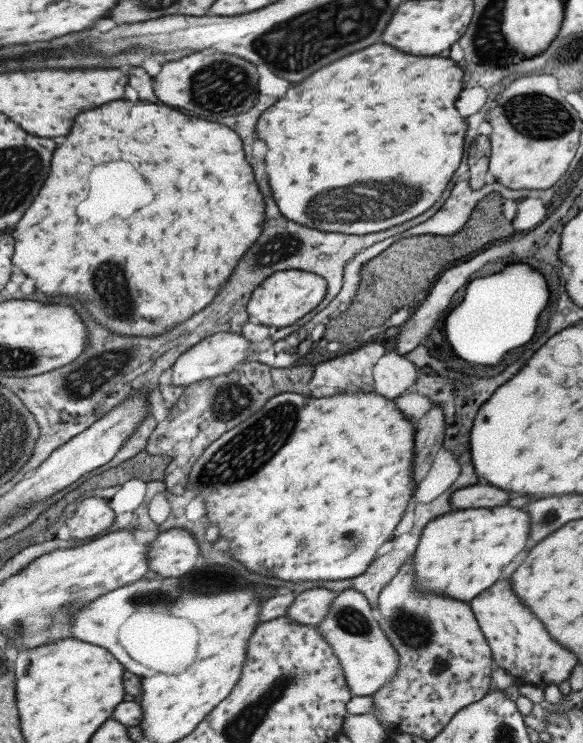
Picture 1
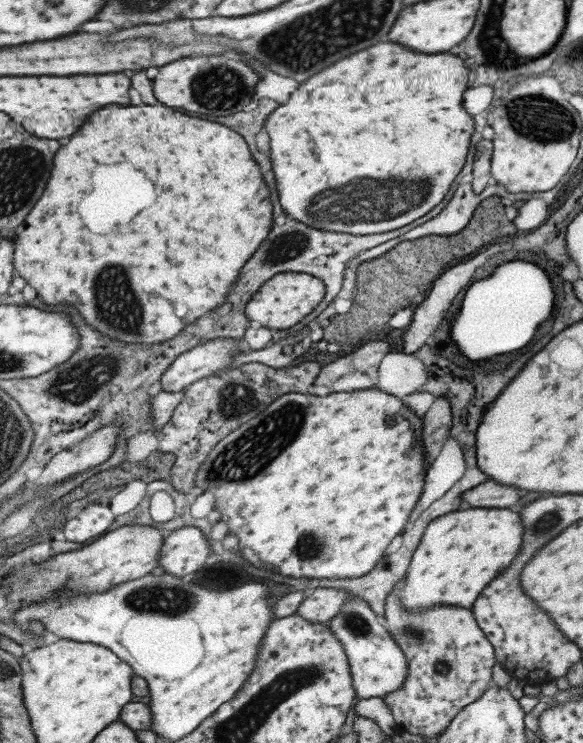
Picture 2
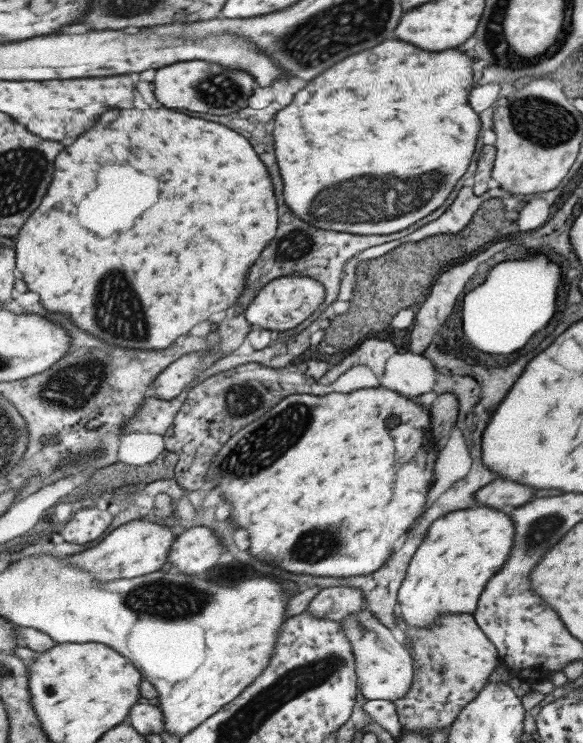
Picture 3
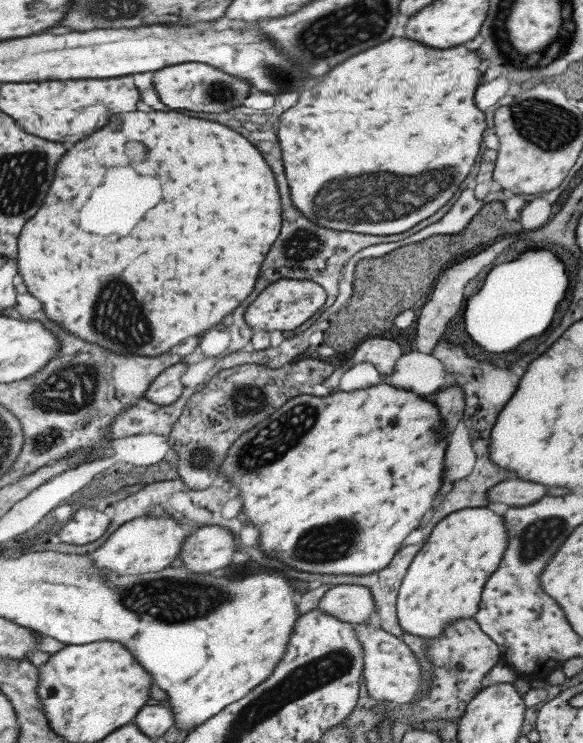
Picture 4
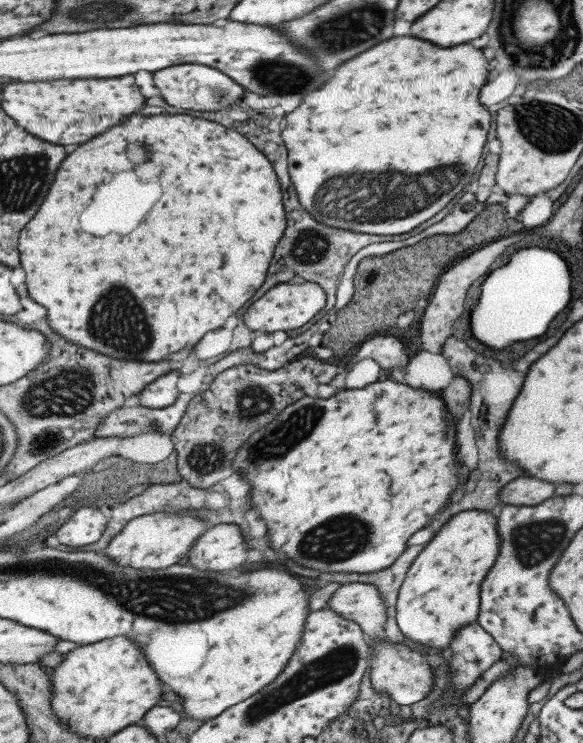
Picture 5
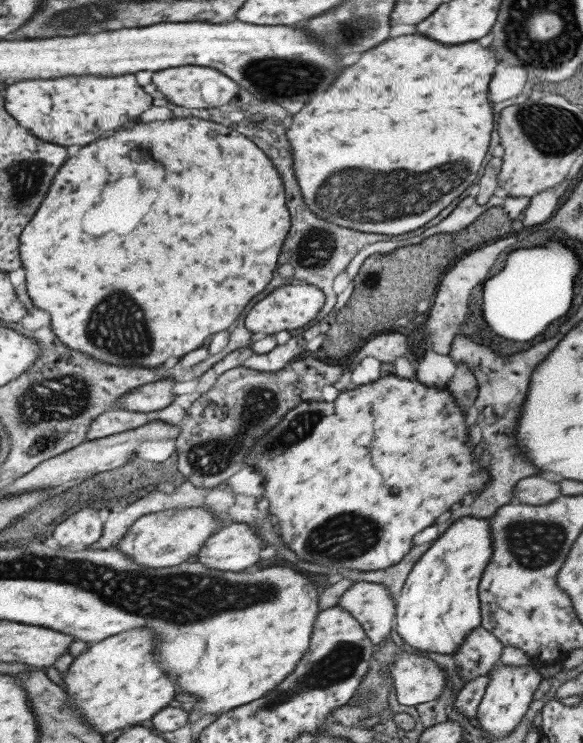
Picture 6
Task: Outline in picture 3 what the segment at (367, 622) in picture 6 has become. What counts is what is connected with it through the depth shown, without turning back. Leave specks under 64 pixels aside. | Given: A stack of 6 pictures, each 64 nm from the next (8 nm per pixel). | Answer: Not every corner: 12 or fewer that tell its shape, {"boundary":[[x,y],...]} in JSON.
{"boundary":[[355,587],[321,588],[305,612],[339,621],[366,608]]}

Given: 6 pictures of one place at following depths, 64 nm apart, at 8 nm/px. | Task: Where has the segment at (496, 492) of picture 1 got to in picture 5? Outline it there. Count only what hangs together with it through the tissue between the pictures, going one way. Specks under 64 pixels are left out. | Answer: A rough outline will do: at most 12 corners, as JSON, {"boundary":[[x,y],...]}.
{"boundary":[[517,478],[499,490],[505,505],[535,506],[555,496],[545,480]]}

